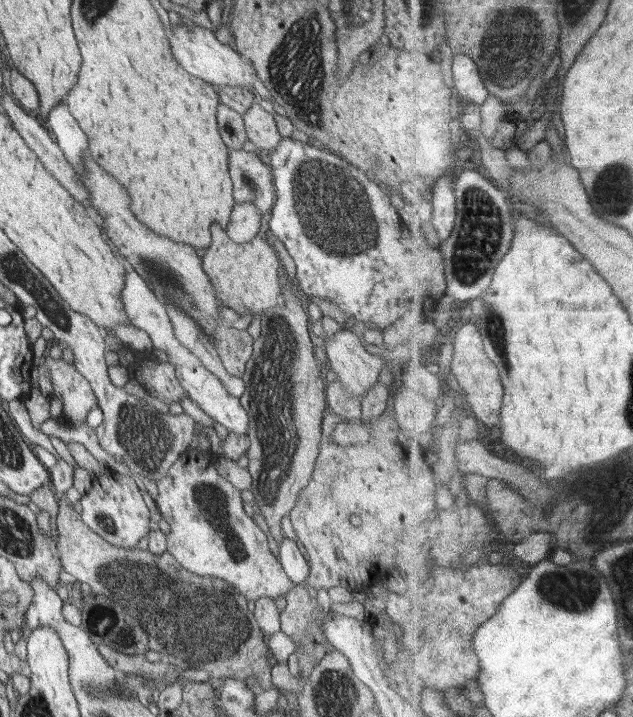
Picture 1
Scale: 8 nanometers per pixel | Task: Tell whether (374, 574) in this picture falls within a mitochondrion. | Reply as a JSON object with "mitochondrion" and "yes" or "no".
{"mitochondrion":"no"}

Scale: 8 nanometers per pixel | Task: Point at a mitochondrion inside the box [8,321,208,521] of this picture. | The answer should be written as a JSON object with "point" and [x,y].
{"point":[148,440]}

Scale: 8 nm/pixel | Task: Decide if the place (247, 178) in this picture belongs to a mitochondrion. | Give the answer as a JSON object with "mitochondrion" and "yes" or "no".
{"mitochondrion":"yes"}

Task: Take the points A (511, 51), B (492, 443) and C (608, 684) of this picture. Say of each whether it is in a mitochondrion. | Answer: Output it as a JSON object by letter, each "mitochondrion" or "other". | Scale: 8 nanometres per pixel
{"A":"mitochondrion","B":"other","C":"other"}

